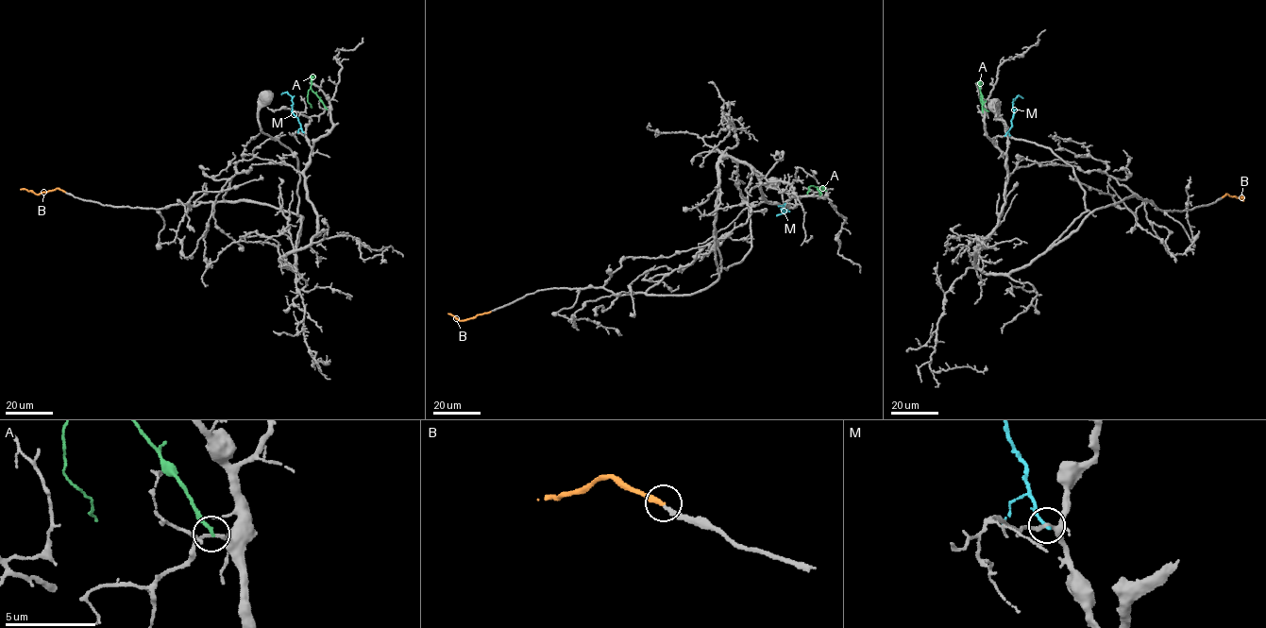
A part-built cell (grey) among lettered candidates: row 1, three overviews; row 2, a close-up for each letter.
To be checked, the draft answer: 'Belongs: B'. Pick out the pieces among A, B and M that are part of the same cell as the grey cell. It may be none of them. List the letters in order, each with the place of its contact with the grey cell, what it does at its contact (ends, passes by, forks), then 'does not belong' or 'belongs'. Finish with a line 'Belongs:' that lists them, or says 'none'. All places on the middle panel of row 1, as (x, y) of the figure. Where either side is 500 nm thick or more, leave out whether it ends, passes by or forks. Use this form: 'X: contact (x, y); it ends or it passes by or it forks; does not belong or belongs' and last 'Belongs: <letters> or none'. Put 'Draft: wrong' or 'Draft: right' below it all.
A: contact (820, 194); it ends; does not belong
B: contact (490, 312); it ends; belongs
M: contact (784, 203); it ends; does not belong
Belongs: B
Draft: right

